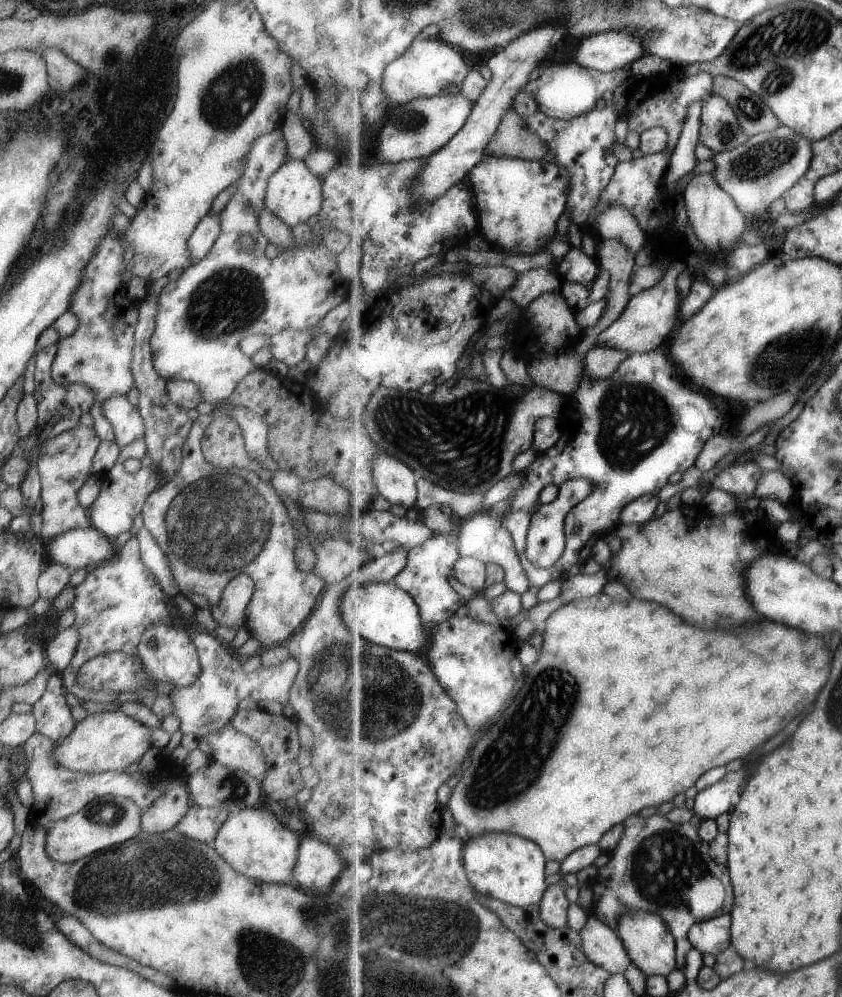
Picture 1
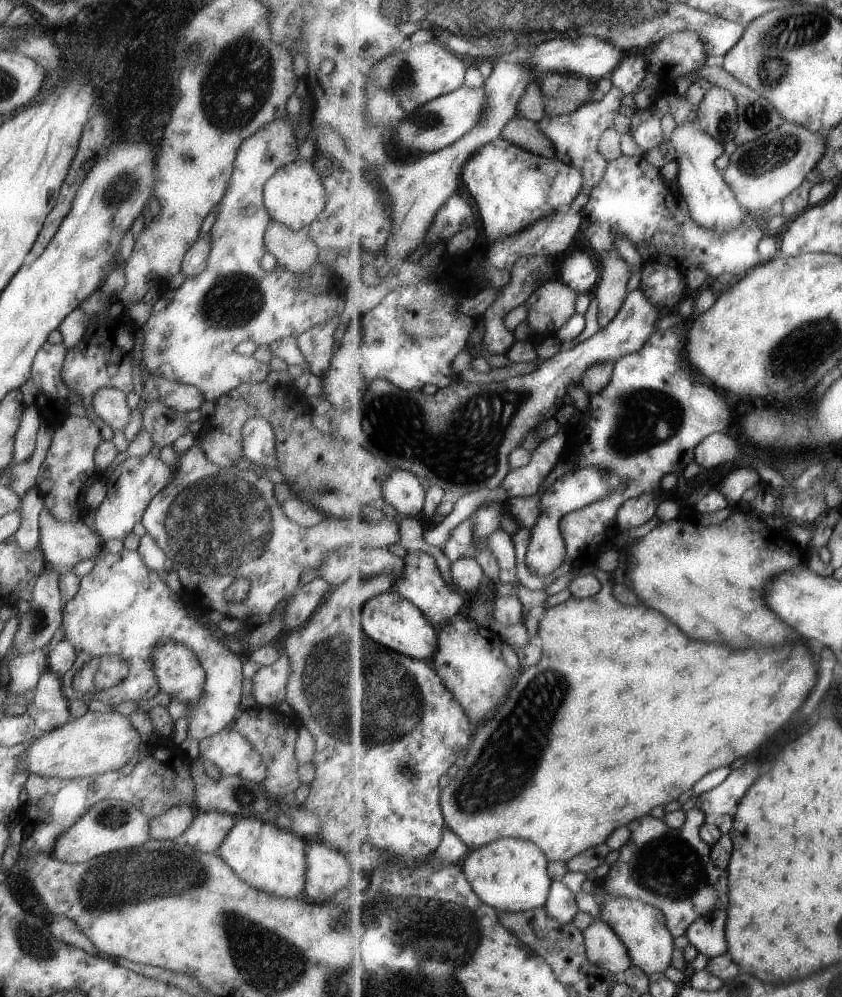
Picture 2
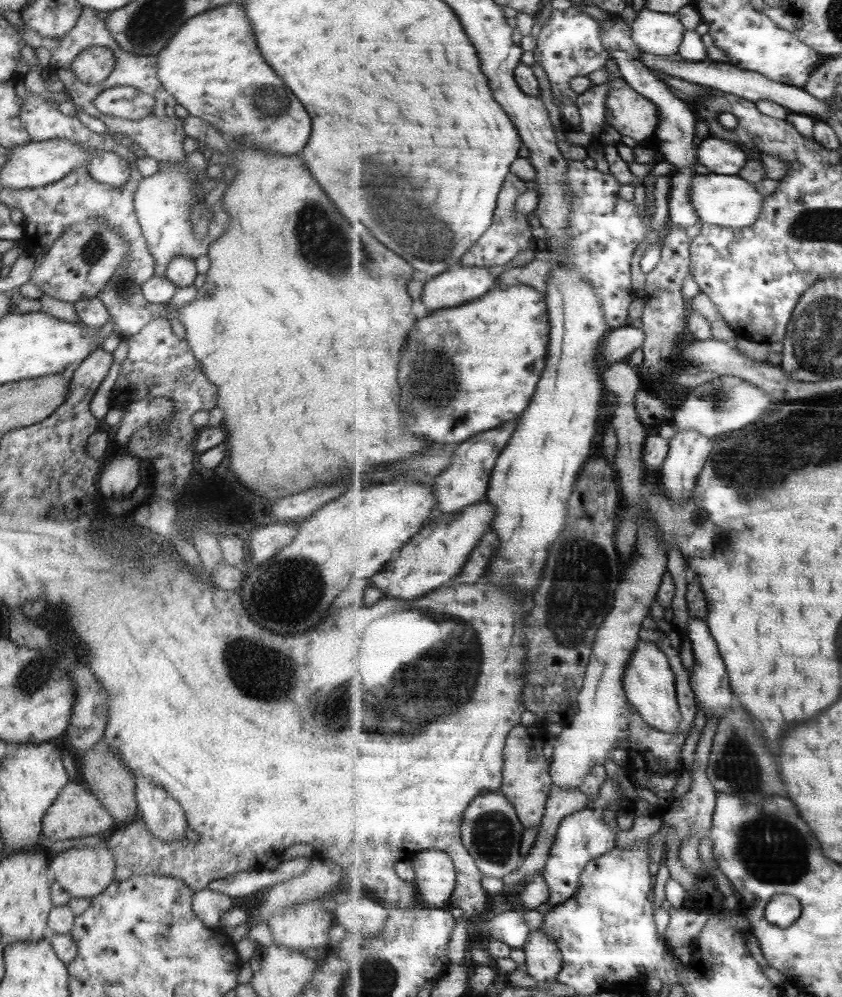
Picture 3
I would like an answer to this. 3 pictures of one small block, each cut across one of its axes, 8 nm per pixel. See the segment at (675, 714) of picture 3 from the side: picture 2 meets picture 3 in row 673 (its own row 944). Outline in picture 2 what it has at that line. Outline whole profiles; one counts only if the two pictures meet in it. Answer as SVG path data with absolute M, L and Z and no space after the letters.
M604 881L594 883L594 885L592 894L600 906L598 918L609 923L611 928L623 939L623 942L626 942L633 959L633 965L640 966L648 975L665 972L673 962L675 942L663 911L642 900L623 898L623 896L613 898L605 890Z

